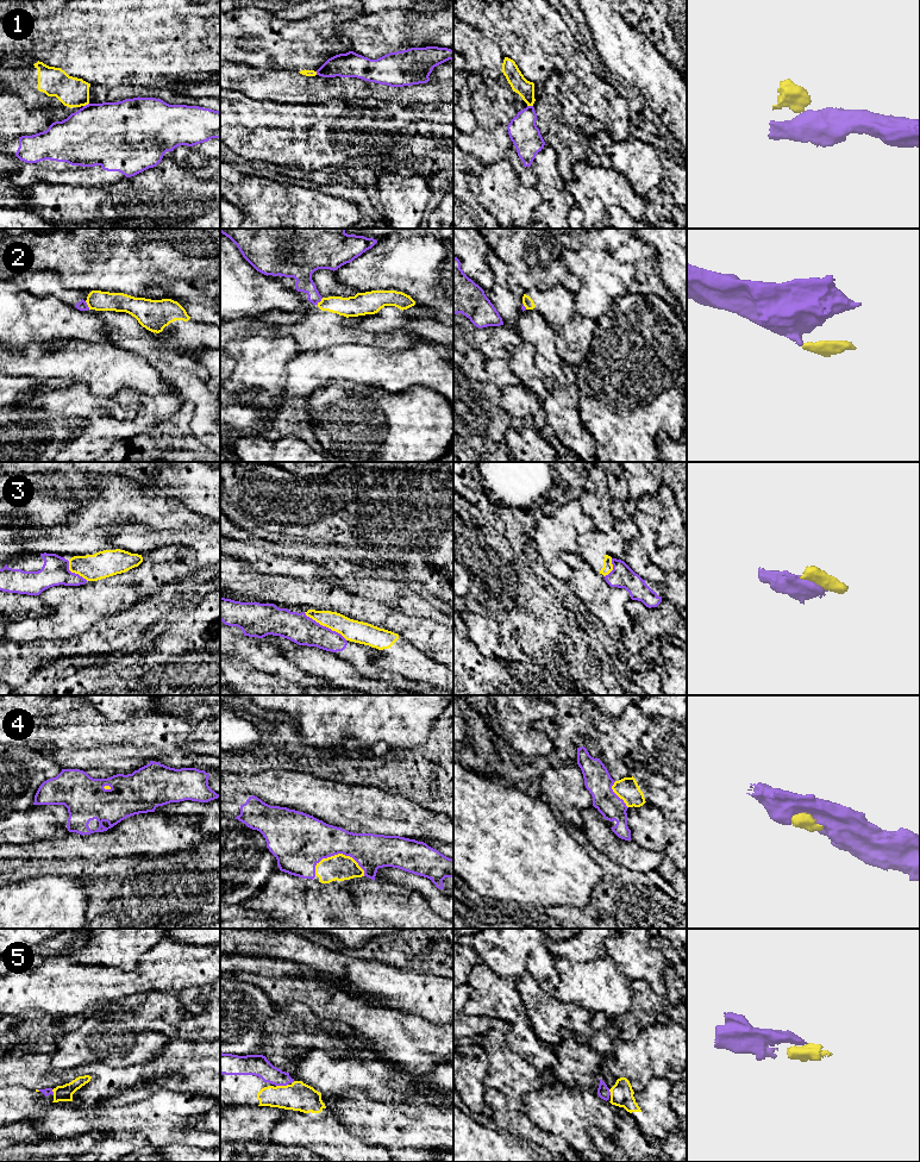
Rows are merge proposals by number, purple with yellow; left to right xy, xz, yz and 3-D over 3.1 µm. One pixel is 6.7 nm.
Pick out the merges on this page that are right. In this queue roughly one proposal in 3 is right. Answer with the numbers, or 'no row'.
4

